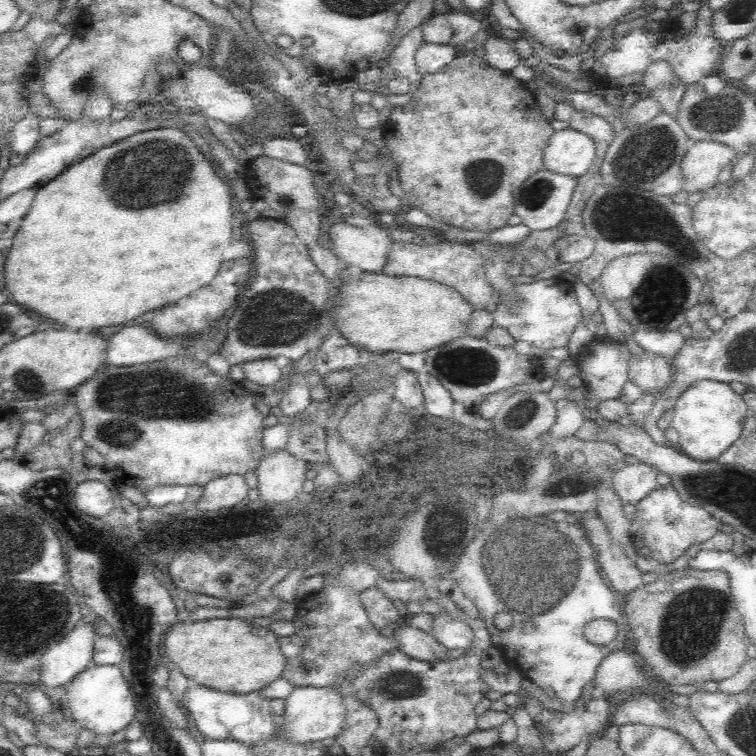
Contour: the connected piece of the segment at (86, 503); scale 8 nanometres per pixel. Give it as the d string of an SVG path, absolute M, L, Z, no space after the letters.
M88 480L78 483L74 489L74 502L78 510L102 518L114 508L114 498L105 483Z

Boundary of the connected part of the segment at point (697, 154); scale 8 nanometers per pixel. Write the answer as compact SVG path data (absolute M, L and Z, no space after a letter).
M695 141L682 158L684 196L693 192L704 192L716 186L717 176L725 166L733 164L736 151L730 146L716 141Z

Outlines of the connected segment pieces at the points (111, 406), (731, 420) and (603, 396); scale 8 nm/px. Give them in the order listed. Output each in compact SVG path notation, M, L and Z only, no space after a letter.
M199 351L190 357L116 370L104 366L98 372L100 376L93 376L72 391L72 400L83 419L83 441L104 456L103 468L112 470L116 485L133 486L145 494L153 486L204 486L218 476L244 476L256 470L265 457L262 437L266 429L265 418L255 405L257 394L244 387L242 382L236 384L230 373L225 376L214 374L207 366L209 355Z
M702 379L694 382L688 390L684 390L677 398L674 406L674 417L671 427L676 429L679 436L678 449L694 460L714 461L726 450L743 430L743 423L747 416L747 404L742 395L737 394L730 383L718 382L715 380Z
M595 338L573 360L574 371L579 373L583 385L589 389L589 398L596 405L602 400L619 398L620 392L629 380L628 366L633 355L626 343L618 343L609 339Z

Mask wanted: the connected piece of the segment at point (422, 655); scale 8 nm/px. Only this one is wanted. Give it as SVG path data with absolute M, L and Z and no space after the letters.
M402 627L394 634L398 641L397 648L410 658L424 662L438 662L450 659L449 648L440 644L430 632L416 627Z

